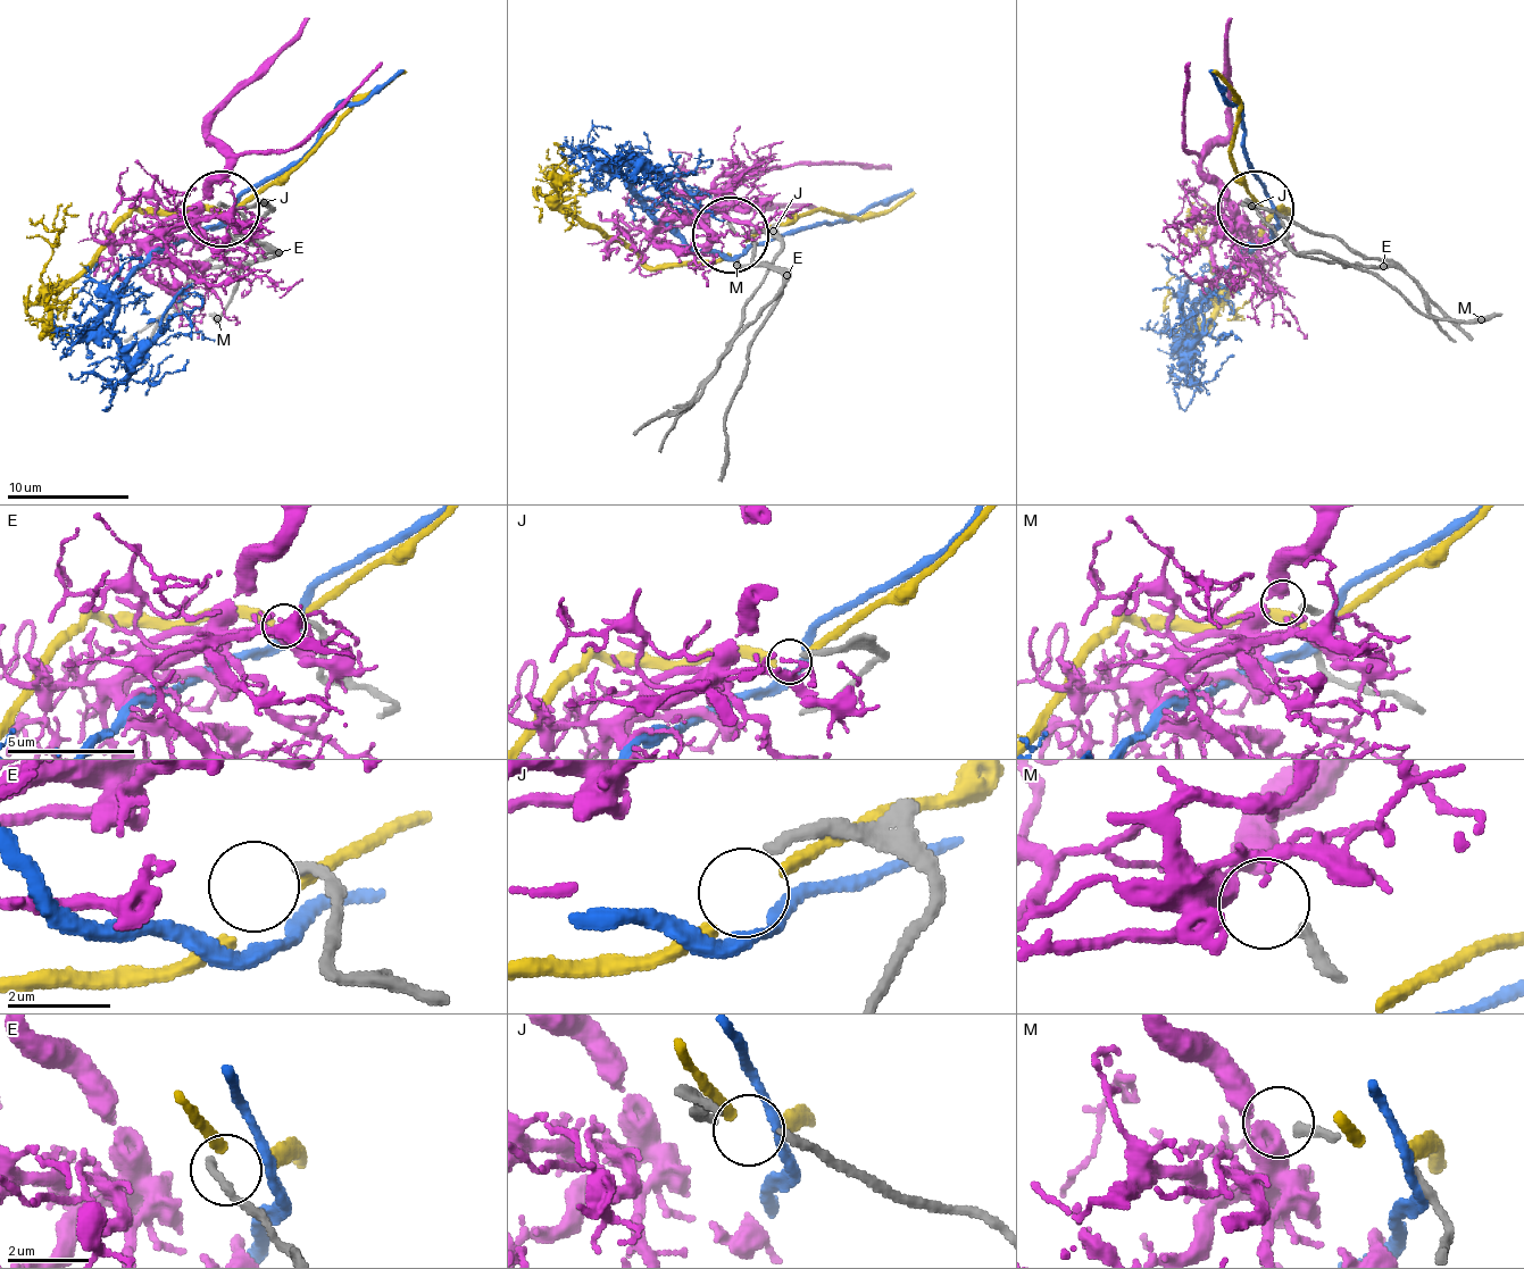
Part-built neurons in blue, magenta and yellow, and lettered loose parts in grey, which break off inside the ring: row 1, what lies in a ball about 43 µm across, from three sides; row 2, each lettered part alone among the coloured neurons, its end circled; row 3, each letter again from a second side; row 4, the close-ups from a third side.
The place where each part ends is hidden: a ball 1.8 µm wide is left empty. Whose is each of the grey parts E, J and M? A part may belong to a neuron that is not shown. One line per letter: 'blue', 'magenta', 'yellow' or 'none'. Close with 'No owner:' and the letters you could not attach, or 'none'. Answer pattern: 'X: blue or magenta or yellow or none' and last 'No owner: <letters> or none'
E: yellow
J: blue
M: none
No owner: M

